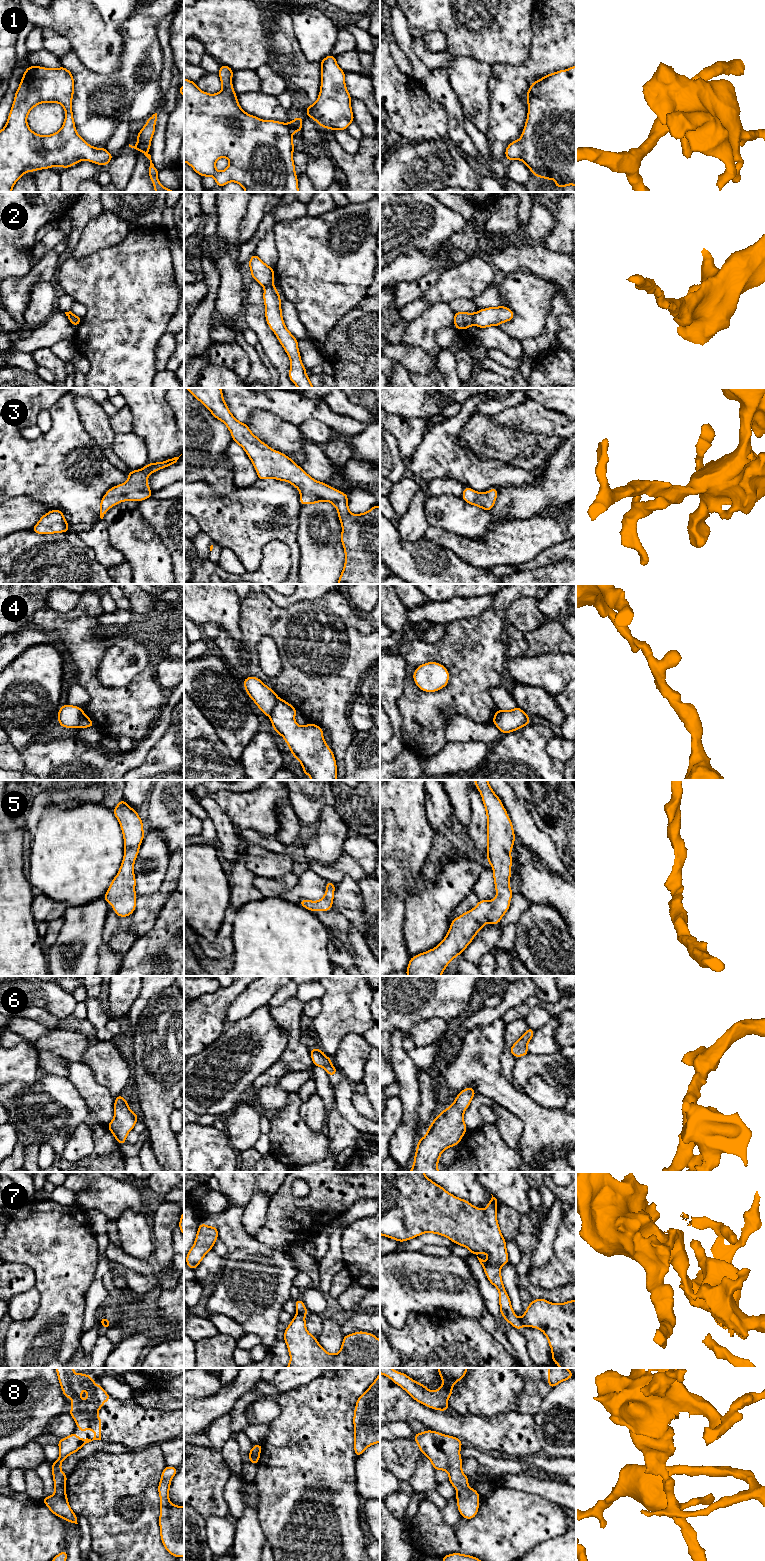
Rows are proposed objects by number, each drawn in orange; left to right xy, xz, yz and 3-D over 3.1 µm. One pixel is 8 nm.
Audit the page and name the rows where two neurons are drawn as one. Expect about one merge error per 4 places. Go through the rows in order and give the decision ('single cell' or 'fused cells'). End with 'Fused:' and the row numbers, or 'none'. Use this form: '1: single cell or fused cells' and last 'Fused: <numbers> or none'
1: single cell
2: fused cells
3: single cell
4: fused cells
5: single cell
6: single cell
7: fused cells
8: single cell
Fused: 2, 4, 7

